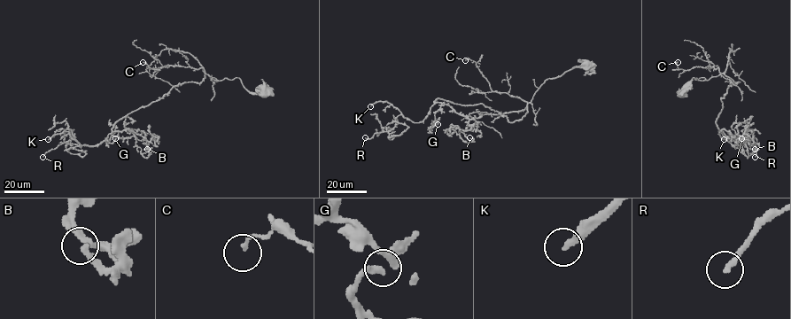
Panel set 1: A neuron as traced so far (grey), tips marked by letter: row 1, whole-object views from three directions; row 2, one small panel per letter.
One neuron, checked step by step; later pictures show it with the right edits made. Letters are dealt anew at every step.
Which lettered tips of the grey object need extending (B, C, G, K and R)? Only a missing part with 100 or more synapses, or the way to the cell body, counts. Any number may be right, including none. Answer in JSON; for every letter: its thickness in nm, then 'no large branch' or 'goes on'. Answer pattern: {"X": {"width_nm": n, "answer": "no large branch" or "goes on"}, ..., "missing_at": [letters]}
{"B": {"width_nm": 220, "answer": "no large branch"}, "C": {"width_nm": 140, "answer": "no large branch"}, "G": {"width_nm": 260, "answer": "no large branch"}, "K": {"width_nm": 200, "answer": "goes on"}, "R": {"width_nm": 240, "answer": "no large branch"}, "missing_at": ["K"]}

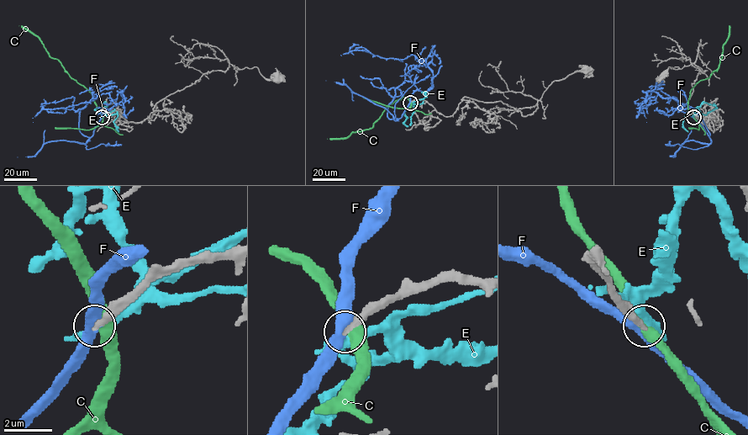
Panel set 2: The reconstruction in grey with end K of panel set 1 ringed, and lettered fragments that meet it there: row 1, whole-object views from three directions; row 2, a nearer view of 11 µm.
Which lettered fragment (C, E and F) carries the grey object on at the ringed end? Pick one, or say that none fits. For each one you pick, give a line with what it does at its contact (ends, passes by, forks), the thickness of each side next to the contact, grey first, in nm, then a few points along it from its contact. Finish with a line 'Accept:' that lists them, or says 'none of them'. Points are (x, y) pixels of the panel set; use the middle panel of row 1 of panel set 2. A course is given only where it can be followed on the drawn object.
Accept: none of them

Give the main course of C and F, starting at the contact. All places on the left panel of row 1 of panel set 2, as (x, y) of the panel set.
C: (102, 117), (92, 94), (71, 77), (57, 59), (50, 55), (38, 37), (18, 26)
F: (102, 117), (91, 136), (81, 132), (79, 111), (113, 86), (111, 91), (88, 102), (43, 109), (33, 122)

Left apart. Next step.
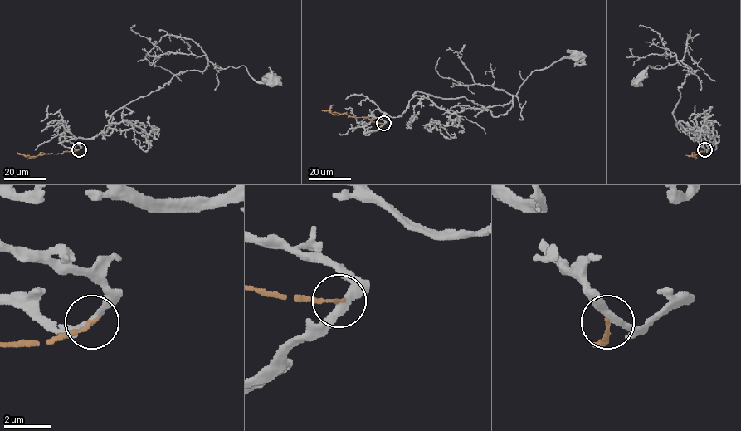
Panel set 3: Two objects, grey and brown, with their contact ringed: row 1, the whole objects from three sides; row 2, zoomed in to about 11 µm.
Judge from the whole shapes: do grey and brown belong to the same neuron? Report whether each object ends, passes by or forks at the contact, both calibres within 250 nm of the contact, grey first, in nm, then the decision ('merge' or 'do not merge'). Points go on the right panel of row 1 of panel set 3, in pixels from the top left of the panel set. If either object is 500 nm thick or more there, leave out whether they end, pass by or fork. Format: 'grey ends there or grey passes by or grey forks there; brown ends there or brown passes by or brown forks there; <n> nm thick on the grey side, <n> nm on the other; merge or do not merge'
grey passes by; brown ends there; 280 nm thick on the grey side, 150 nm on the other; do not merge

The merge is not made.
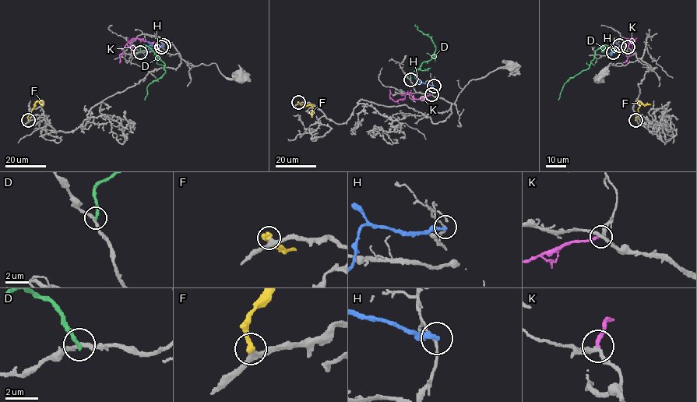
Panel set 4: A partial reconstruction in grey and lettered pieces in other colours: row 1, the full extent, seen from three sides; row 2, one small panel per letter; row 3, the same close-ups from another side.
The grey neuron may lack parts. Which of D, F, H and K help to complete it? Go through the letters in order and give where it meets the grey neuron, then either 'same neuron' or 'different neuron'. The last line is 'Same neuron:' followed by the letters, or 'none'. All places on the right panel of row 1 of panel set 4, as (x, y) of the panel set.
D: (613, 52) | different neuron
F: (635, 120) | different neuron
H: (619, 45) | different neuron
K: (628, 47) | same neuron
Same neuron: K

